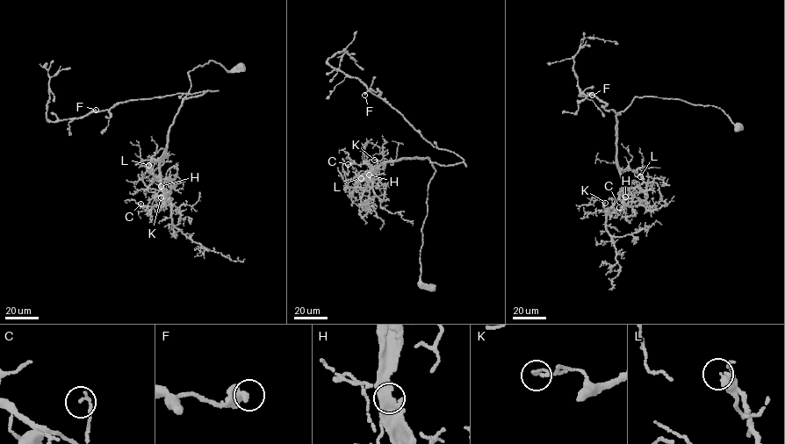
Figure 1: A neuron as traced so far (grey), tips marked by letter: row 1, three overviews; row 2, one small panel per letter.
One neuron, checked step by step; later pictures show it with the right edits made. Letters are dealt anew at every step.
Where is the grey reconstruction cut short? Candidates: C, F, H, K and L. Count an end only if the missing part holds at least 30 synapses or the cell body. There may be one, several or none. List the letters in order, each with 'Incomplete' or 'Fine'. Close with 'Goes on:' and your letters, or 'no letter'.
C: Fine
F: Fine
H: Fine
K: Fine
L: Fine
Goes on: no letter

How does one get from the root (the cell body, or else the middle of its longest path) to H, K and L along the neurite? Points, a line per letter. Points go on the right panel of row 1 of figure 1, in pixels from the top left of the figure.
H: (738, 126), (738, 129), (721, 110), (711, 105), (636, 96), (615, 117), (620, 198), (625, 196)
K: (738, 126), (711, 105), (636, 96), (615, 117), (622, 189), (610, 209), (605, 203)
L: (738, 126), (711, 105), (636, 96), (615, 117), (616, 157), (622, 185), (640, 185), (640, 176)

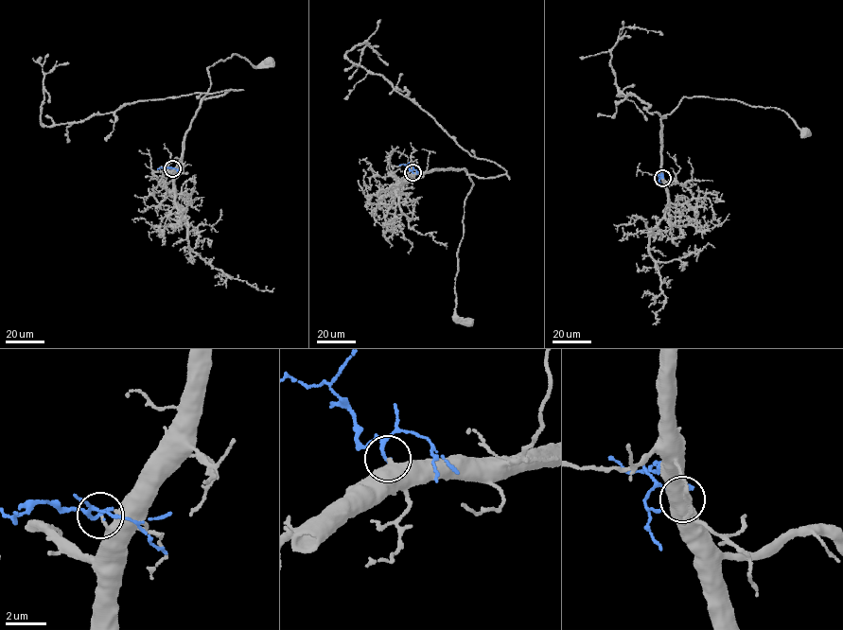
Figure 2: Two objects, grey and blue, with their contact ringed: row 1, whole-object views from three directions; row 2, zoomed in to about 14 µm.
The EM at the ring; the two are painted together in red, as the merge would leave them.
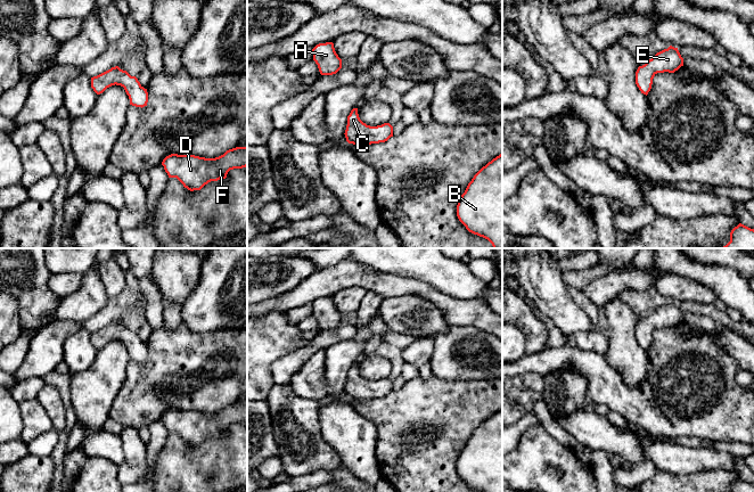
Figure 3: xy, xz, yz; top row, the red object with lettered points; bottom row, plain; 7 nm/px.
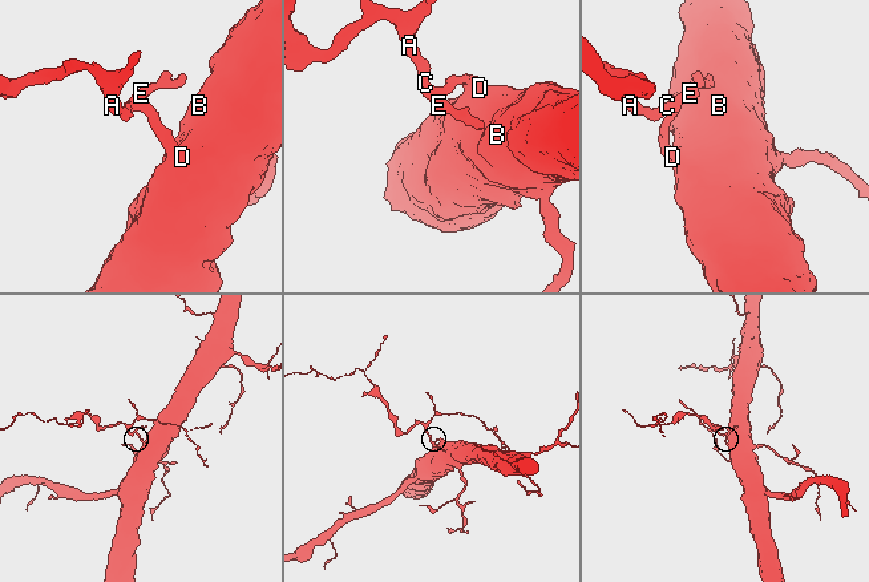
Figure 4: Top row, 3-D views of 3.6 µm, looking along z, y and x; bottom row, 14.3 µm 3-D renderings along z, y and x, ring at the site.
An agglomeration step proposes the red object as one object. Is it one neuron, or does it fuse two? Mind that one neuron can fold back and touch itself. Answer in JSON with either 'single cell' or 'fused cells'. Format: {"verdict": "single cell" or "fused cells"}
{"verdict": "single cell"}

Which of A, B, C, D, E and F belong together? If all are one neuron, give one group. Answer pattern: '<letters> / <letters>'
A B C D E F

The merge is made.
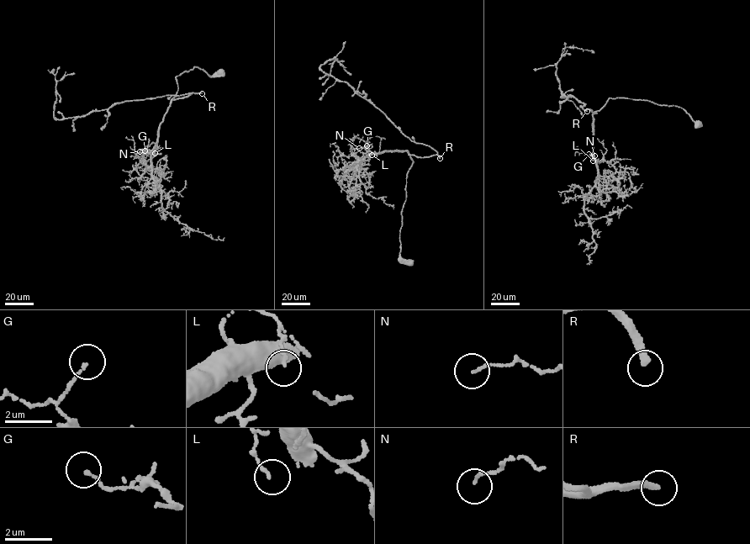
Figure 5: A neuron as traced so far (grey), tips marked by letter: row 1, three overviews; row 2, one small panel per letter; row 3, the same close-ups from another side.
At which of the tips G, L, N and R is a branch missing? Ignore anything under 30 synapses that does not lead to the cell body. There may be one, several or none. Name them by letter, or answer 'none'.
R

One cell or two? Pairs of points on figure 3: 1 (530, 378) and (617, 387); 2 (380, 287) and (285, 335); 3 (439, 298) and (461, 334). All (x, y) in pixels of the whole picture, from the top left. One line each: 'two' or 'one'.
1: two
2: two
3: two

